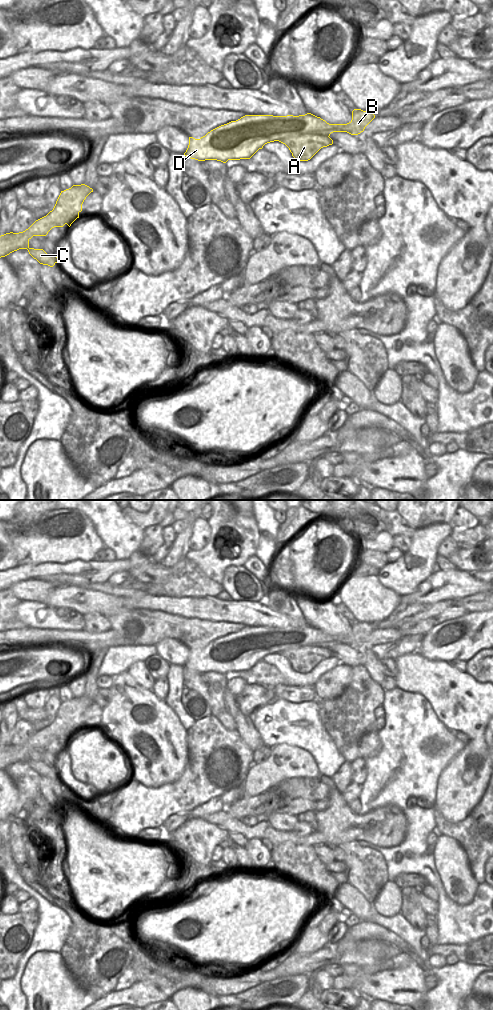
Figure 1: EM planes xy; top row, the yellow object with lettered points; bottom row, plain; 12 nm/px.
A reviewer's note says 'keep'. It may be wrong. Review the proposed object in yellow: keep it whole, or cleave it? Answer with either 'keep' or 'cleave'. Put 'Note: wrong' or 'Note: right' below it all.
cleave
Note: wrong

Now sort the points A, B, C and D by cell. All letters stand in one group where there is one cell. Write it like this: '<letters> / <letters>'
A / B C D

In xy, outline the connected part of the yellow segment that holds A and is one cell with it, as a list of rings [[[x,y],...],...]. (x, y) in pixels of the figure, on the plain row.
[[[245,627],[236,633],[217,639],[218,643],[224,643],[231,639],[236,641],[246,641],[246,647],[250,648],[257,644],[257,649],[251,649],[246,656],[241,659],[232,656],[228,661],[222,661],[221,665],[225,666],[230,672],[250,671],[259,661],[267,655],[279,653],[285,656],[292,668],[299,673],[310,672],[321,660],[333,656],[329,648],[315,647],[307,645],[296,649],[277,647],[262,647],[261,644],[266,640],[270,641],[273,636],[267,636],[267,632],[282,632],[282,628],[273,627]]]

